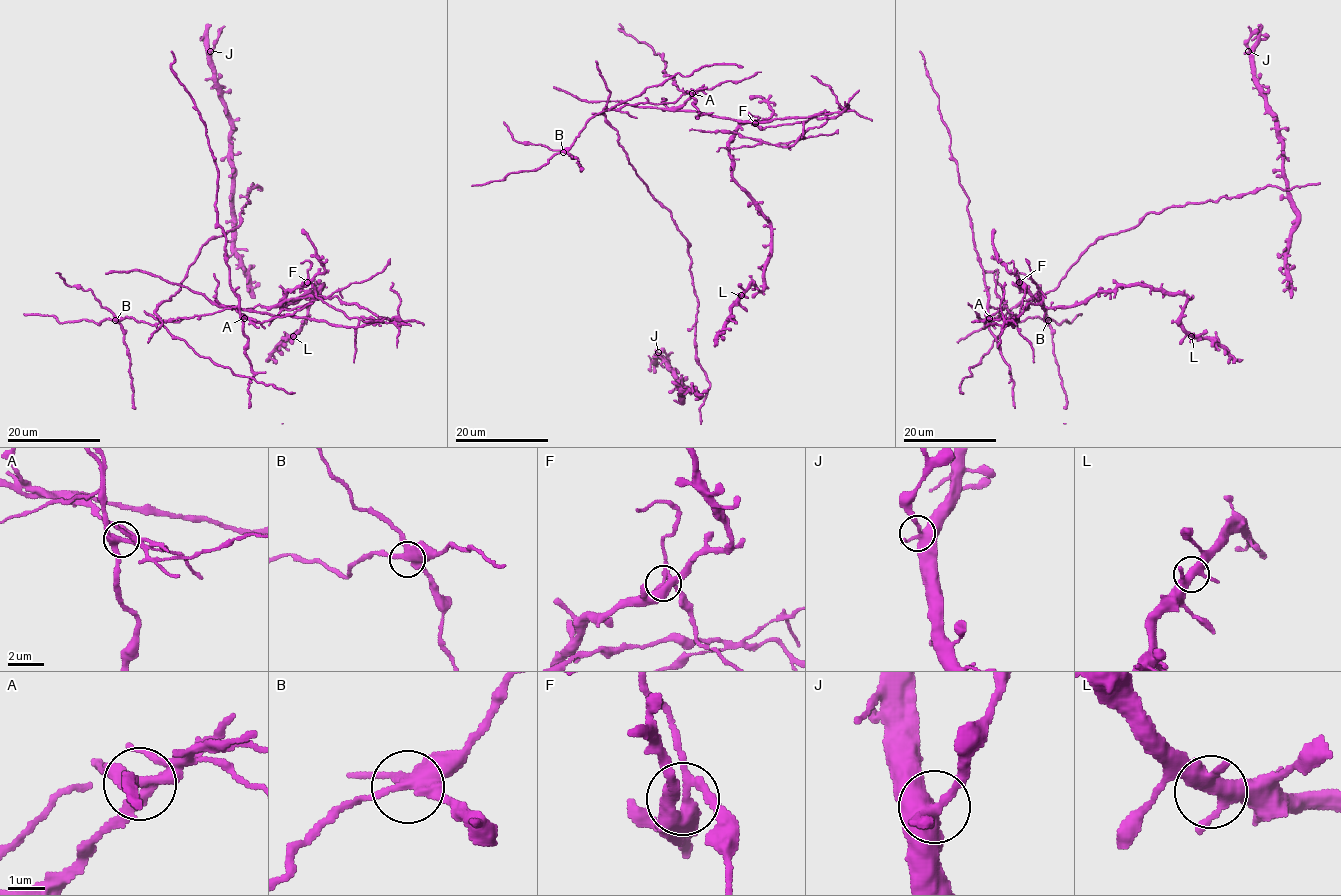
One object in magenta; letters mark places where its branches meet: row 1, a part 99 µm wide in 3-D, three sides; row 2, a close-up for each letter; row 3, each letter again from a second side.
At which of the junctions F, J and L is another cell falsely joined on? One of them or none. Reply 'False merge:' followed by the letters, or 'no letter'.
False merge: F

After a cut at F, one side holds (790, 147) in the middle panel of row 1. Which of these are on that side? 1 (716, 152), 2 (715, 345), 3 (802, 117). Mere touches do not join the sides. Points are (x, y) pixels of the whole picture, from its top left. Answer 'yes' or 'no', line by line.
1: yes
2: no
3: yes

